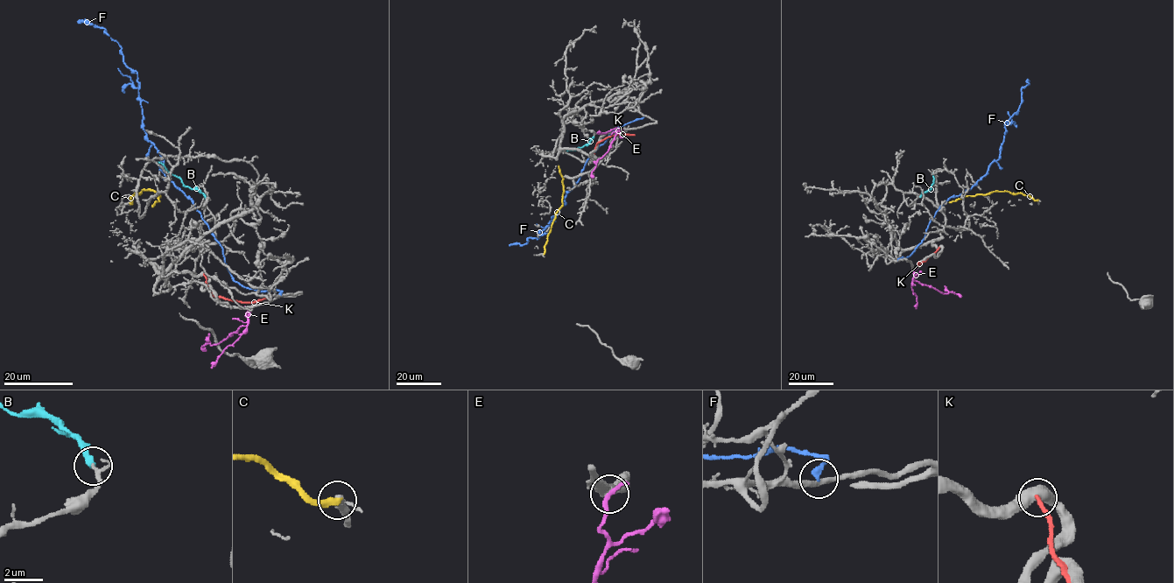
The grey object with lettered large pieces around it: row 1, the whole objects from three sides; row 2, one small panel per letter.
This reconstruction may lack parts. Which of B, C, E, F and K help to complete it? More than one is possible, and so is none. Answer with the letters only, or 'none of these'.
none of these

